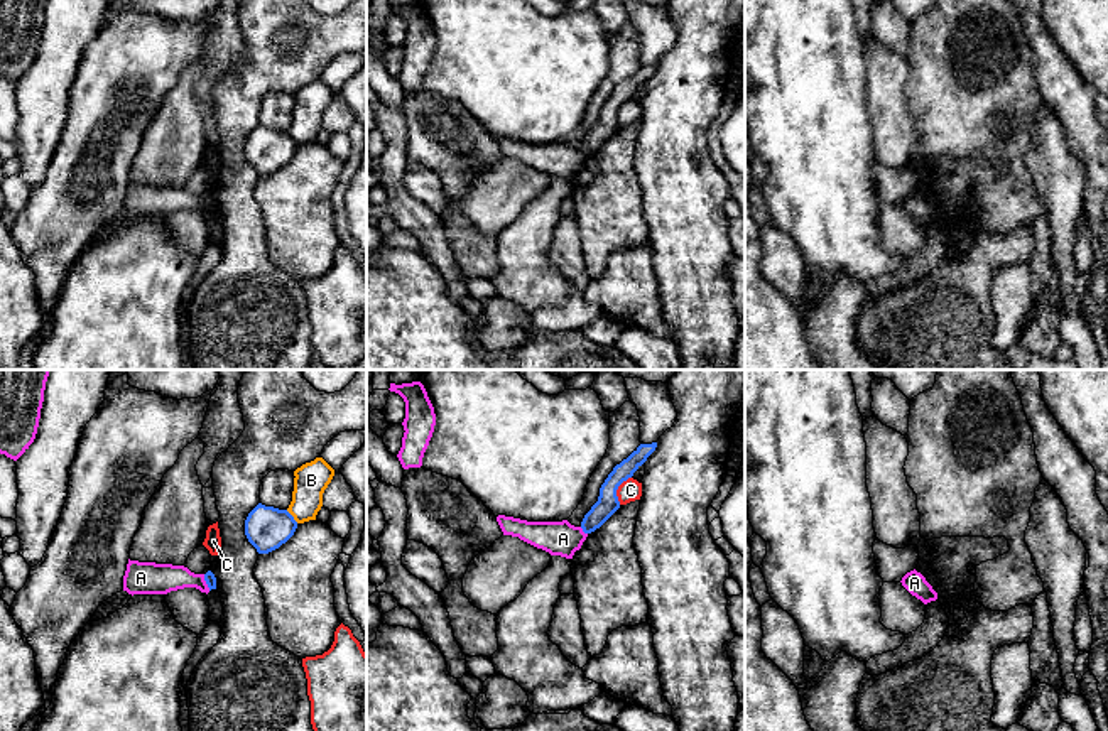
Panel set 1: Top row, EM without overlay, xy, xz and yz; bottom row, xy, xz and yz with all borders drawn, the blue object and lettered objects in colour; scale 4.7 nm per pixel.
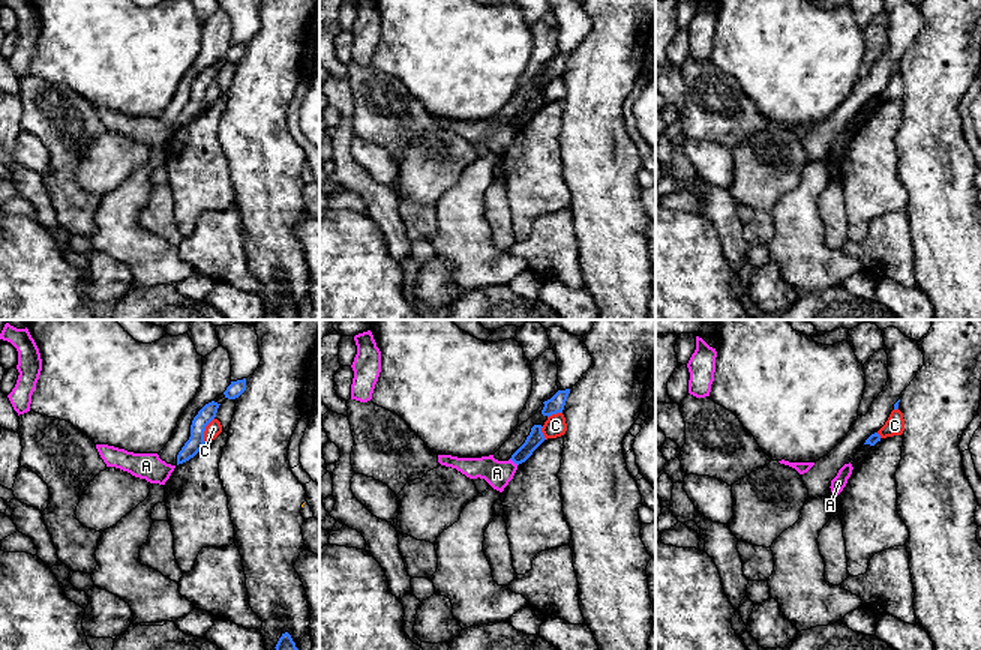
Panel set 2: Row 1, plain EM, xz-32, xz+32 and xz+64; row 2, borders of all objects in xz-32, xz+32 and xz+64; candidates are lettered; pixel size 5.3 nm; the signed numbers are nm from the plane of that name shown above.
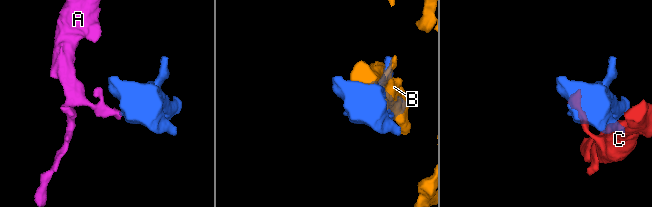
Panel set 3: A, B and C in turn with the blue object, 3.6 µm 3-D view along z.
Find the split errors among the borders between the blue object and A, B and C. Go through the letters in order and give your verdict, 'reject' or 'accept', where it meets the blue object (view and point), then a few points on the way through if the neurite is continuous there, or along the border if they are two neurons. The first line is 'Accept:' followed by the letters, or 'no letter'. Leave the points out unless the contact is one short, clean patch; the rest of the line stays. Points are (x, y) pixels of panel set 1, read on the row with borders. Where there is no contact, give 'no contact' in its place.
Accept: no letter
A: reject; meets blue in xz at (583, 530); border along xz (580, 527), (586, 534)
B: reject; meets blue in xy at (293, 517)
C: reject; meets blue in xz at (617, 488)

